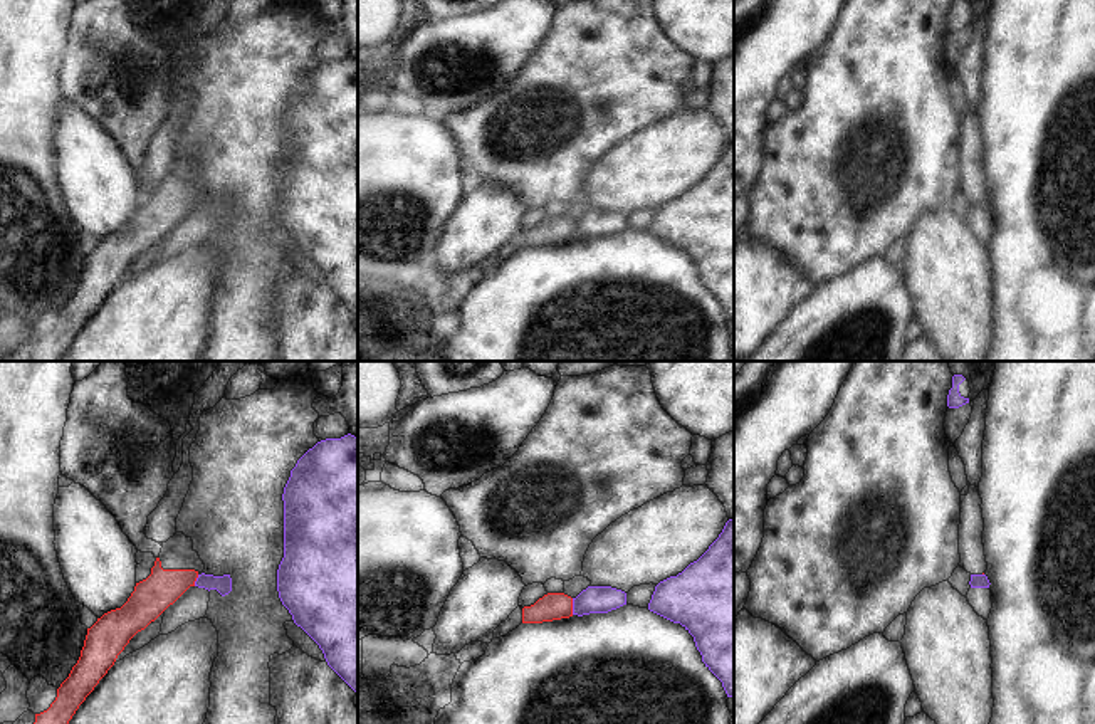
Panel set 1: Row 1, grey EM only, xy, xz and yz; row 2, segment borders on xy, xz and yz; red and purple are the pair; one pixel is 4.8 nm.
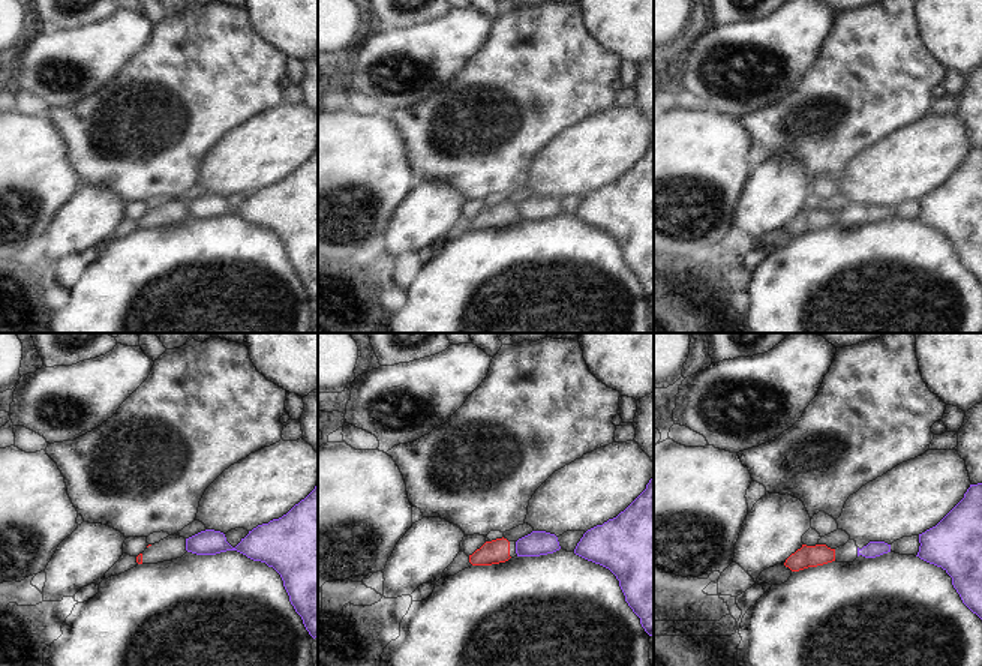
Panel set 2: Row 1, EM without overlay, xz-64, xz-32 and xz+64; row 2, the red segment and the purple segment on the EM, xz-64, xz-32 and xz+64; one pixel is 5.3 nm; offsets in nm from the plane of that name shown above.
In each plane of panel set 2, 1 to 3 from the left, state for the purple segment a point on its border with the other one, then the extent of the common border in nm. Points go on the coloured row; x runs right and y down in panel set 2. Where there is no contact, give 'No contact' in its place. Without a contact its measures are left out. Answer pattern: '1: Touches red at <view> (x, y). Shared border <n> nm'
1: No contact
2: No contact
3: No contact

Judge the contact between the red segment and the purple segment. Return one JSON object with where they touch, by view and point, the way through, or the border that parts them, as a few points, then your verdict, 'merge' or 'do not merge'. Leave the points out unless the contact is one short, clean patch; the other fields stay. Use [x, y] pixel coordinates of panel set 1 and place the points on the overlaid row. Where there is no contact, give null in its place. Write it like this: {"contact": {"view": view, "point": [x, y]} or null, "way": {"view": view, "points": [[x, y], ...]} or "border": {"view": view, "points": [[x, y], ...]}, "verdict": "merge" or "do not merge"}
{"contact": {"view": "xz", "point": [571, 607]}, "border": {"view": "xz", "points": [[571, 598], [573, 613]]}, "verdict": "do not merge"}

